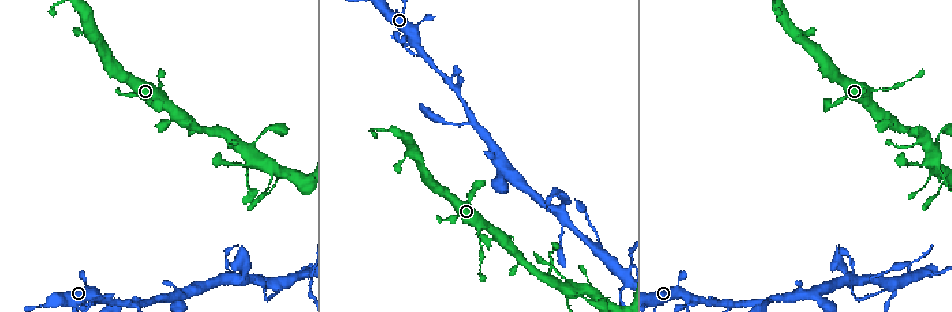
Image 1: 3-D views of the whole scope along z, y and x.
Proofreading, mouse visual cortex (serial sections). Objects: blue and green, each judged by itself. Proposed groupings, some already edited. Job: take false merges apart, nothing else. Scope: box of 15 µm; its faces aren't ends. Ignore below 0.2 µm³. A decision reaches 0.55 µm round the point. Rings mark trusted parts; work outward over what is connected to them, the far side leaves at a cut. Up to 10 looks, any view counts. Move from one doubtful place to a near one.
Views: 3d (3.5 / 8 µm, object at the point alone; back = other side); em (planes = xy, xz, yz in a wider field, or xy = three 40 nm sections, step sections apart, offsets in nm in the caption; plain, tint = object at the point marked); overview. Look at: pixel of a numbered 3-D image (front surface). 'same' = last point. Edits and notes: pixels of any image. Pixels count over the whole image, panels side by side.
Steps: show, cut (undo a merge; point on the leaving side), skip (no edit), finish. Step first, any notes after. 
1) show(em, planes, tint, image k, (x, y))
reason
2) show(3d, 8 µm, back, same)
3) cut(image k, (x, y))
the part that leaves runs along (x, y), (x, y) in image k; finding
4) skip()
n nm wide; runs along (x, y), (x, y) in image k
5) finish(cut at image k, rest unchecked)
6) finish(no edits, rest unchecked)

show(3d, 3.5 µm, image 1, (686, 297))
branch point

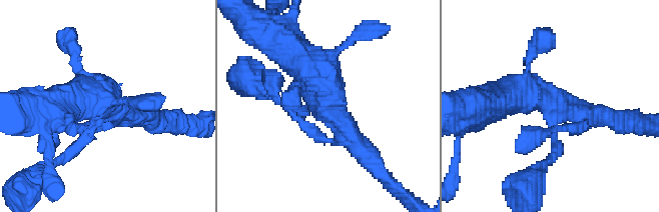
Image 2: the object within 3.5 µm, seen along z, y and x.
show(em, planes, tint, image 2, (552, 104))
3 arms; arms of 150, 300, 500 nm; now the EM

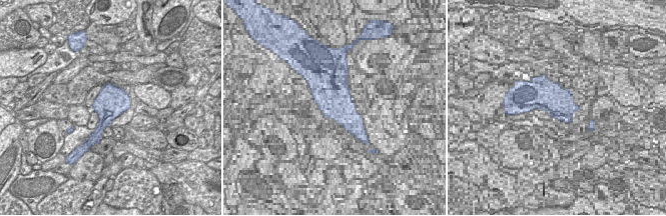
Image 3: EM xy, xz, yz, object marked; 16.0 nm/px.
skip()
runs along (295, 55), (367, 155) in image 2; continuous, no second cell

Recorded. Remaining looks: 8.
show(3d, 8 µm, image 1, (765, 299))
abrupt turn

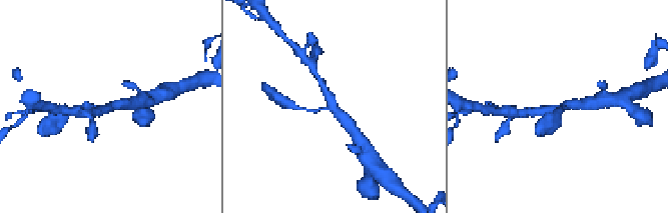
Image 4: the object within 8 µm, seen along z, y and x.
show(3d, 3.5 µm, image 4, (108, 108))

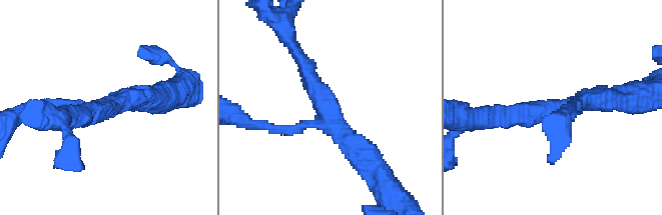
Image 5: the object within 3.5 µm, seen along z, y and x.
show(em, planes, tint, image 5, (330, 115))
3 arms; arms of 150, 250, 350 nm; need the tissue

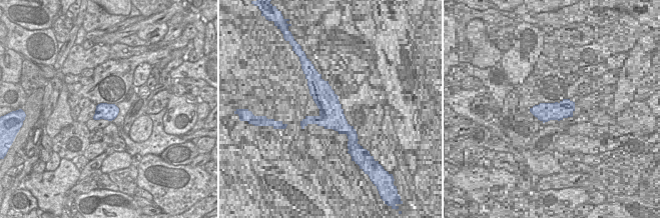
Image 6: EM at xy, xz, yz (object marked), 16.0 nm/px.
skip()
260 nm wide; runs along (299, 60), (334, 124), (371, 168) in image 5; all the same cell

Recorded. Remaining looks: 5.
show(3d, 3.5 µm, back, image 1, (251, 156))
three arms meet

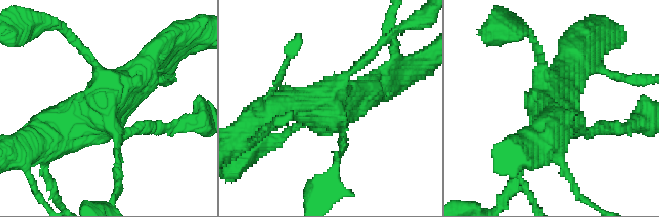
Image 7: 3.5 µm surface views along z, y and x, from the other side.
show(em, xy, step 3, tint, image 7, (545, 100))
need the tissue

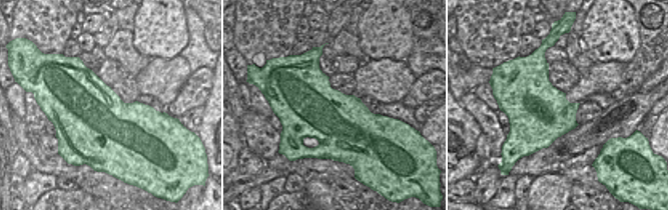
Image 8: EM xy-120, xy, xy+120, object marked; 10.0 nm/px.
skip()
runs along (161, 48), (63, 128) in image 7; all the same cell

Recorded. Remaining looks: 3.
show(3d, 3.5 µm, image 1, (627, 272))
sharp bend

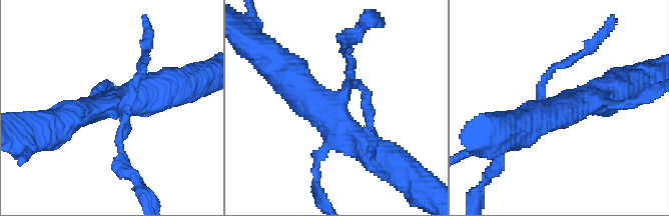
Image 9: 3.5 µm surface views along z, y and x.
show(em, xy, step 5, tint, image 9, (567, 104))

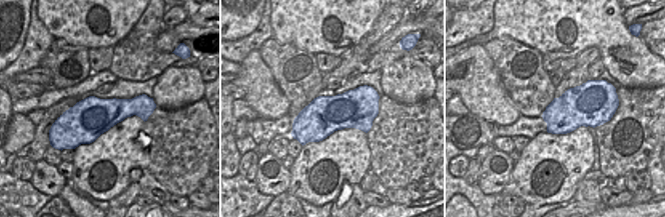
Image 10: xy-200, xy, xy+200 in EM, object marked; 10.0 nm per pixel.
skip()
runs along (284, 72), (330, 110), (368, 159) in image 9; one cell here

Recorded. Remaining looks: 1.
finish(no edits, rest unchecked)

